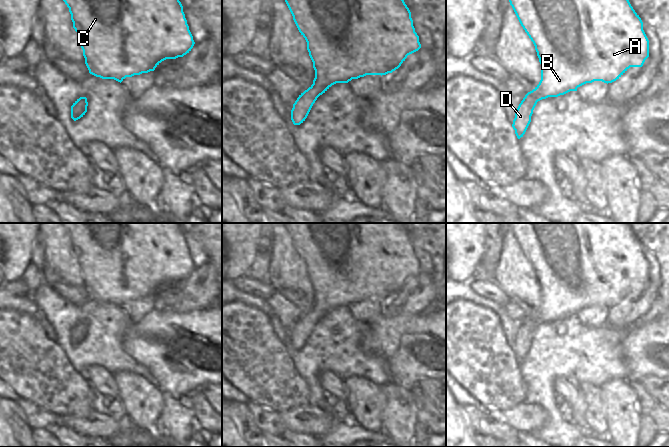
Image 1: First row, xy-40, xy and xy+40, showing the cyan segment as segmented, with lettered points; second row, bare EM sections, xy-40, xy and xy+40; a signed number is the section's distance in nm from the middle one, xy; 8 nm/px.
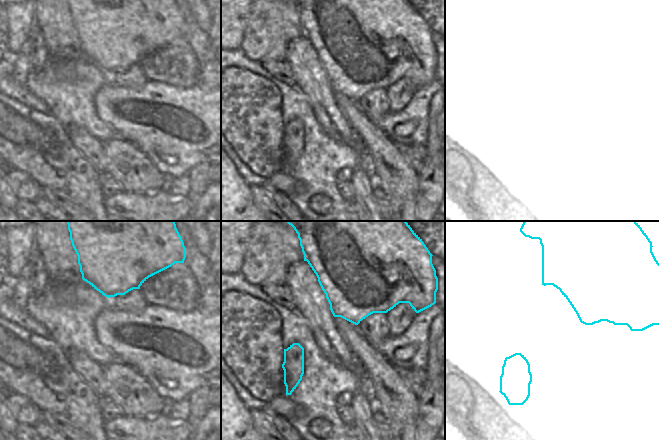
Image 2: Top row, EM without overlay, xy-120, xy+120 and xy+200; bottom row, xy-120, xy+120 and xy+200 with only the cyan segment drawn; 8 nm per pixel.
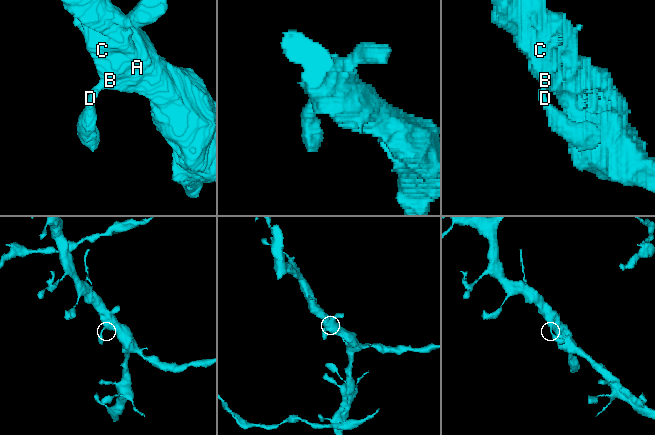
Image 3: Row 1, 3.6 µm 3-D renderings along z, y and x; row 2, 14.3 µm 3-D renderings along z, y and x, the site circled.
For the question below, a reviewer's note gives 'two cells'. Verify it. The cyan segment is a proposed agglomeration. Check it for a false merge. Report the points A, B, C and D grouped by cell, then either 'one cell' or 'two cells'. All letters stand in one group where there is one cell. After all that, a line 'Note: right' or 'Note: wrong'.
groups A B C D; one cell
Note: wrong

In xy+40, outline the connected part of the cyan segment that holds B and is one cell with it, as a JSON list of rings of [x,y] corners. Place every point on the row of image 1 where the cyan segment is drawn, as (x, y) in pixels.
[[[509,0],[509,2],[521,26],[533,42],[541,64],[541,80],[539,84],[525,95],[515,112],[512,127],[518,139],[525,134],[538,101],[548,97],[558,97],[570,91],[577,91],[578,87],[594,81],[602,81],[607,84],[612,83],[619,79],[630,67],[642,67],[645,60],[649,57],[649,40],[643,30],[643,22],[631,6],[629,0]]]

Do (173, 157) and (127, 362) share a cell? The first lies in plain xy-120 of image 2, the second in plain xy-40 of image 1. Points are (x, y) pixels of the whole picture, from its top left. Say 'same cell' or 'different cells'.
different cells

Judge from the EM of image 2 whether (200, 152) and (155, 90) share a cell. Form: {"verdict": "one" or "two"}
{"verdict": "one"}

